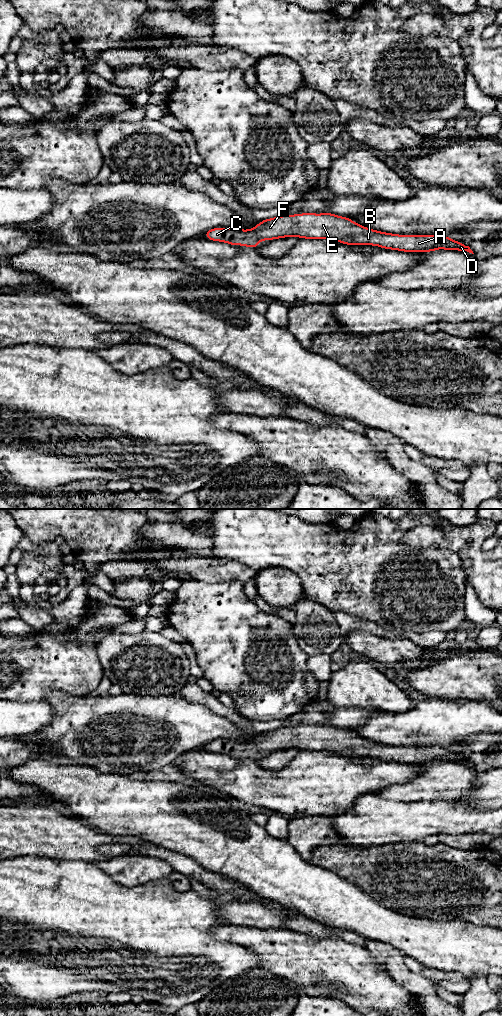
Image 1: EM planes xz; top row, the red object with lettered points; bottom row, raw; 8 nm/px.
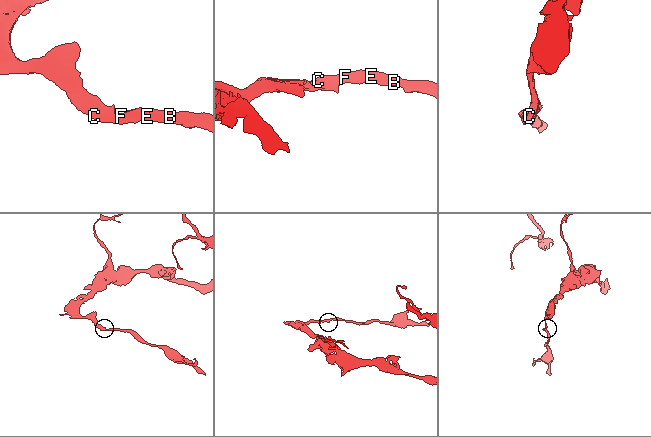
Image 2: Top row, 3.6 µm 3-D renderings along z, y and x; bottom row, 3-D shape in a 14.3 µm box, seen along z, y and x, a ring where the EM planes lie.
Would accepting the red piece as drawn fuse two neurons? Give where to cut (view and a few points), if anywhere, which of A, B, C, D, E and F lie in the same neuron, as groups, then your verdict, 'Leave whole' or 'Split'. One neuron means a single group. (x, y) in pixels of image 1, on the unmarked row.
No split. Groups: A B C D E F. Leave whole

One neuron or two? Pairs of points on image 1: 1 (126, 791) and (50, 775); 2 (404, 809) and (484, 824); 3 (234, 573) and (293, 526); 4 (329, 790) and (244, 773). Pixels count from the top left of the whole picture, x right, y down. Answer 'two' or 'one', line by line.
1: one
2: one
3: two
4: one

